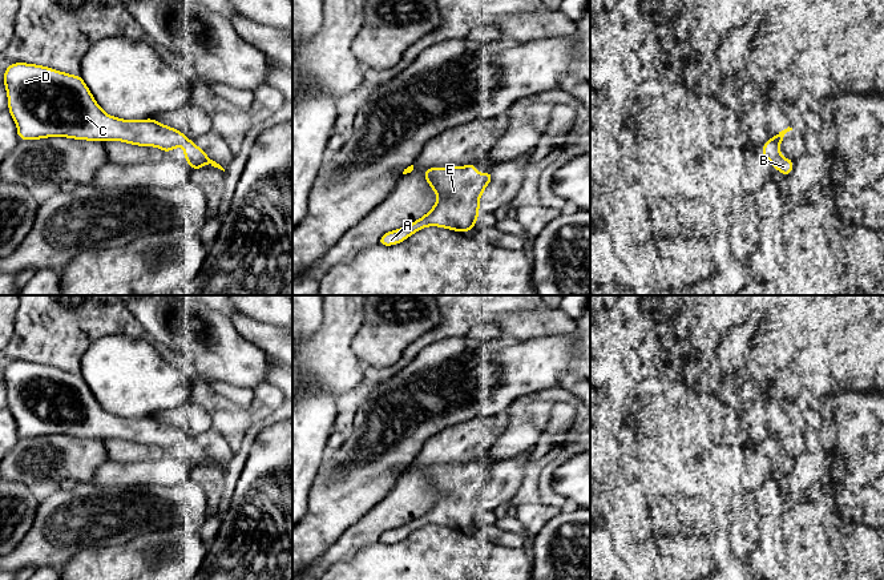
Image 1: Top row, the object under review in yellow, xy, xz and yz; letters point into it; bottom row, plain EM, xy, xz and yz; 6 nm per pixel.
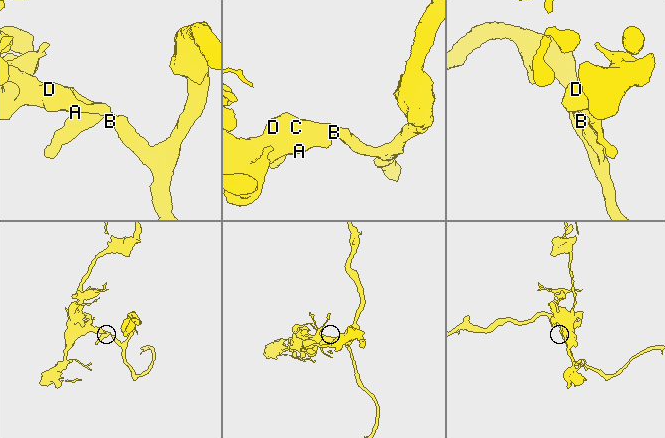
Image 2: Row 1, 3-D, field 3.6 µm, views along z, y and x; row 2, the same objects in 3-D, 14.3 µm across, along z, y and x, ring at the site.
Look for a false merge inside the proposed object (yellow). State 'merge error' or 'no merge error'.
no merge error

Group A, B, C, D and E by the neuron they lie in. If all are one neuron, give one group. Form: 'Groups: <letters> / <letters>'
Groups: A B C D E

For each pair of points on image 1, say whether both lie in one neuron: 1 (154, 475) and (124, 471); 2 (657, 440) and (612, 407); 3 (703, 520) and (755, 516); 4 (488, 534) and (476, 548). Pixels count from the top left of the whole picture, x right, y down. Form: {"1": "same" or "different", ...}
{"1": "same", "2": "different", "3": "same", "4": "different"}

